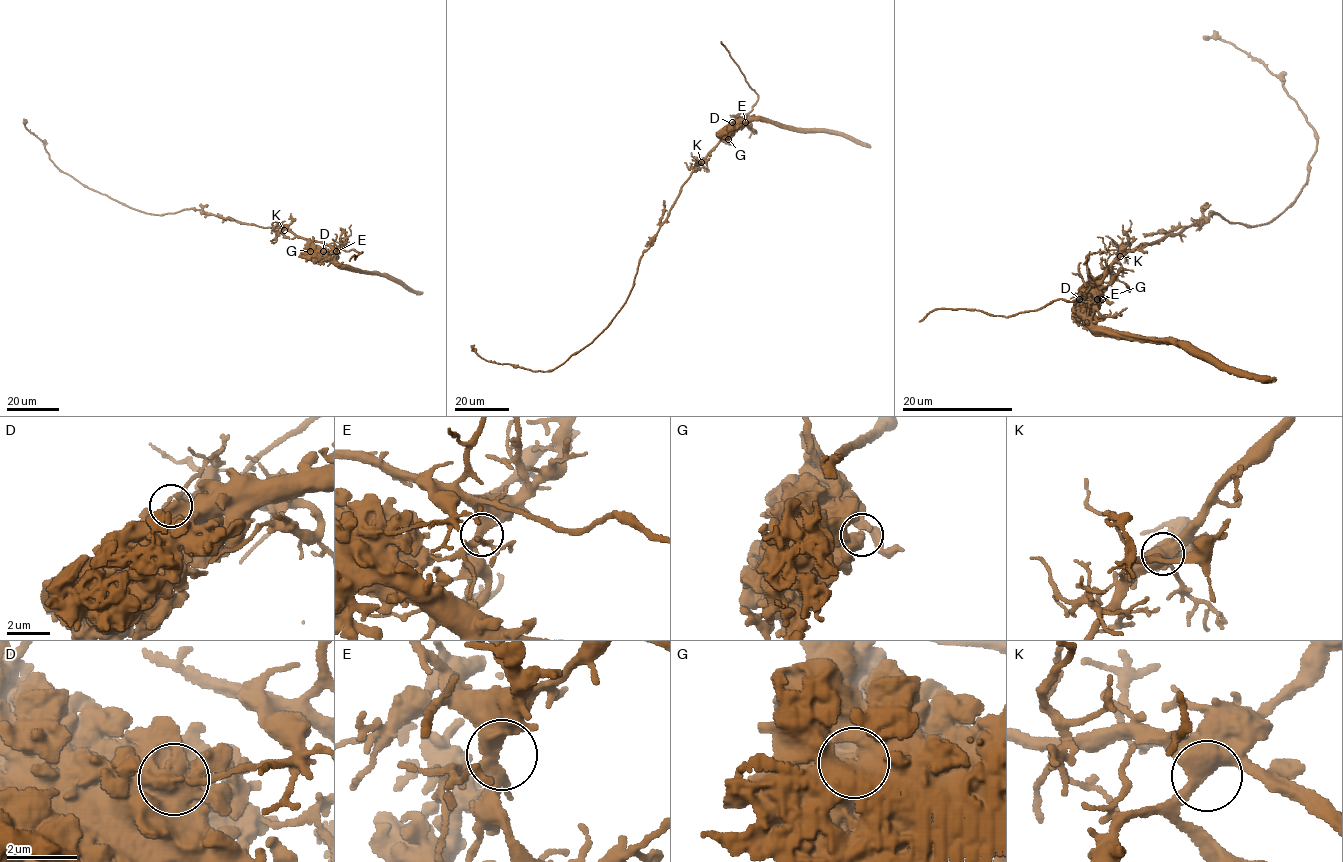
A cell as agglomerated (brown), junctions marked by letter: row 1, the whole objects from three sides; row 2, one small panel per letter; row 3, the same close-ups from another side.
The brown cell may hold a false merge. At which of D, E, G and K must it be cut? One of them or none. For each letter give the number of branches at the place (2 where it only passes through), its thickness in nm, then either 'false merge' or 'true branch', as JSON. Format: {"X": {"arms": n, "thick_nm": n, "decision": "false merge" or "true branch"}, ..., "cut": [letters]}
{"D": {"arms": 3, "thick_nm": 480, "decision": "false merge"}, "E": {"arms": 3, "thick_nm": 420, "decision": "true branch"}, "G": {"arms": 2, "thick_nm": 480, "decision": "true branch"}, "K": {"arms": 3, "thick_nm": 440, "decision": "true branch"}, "cut": ["D"]}

